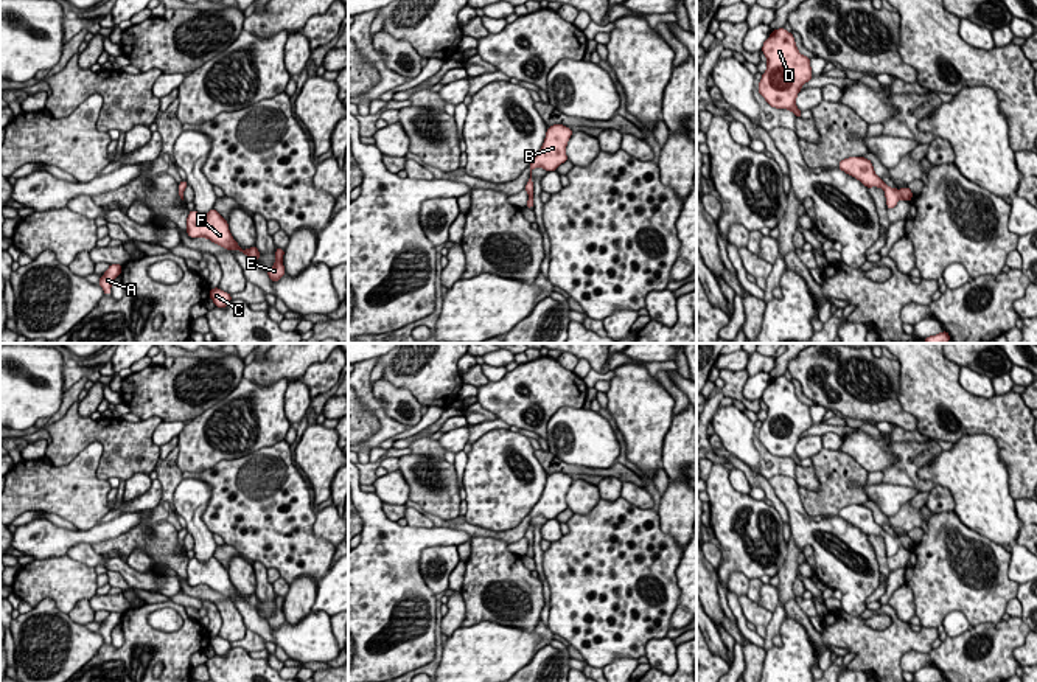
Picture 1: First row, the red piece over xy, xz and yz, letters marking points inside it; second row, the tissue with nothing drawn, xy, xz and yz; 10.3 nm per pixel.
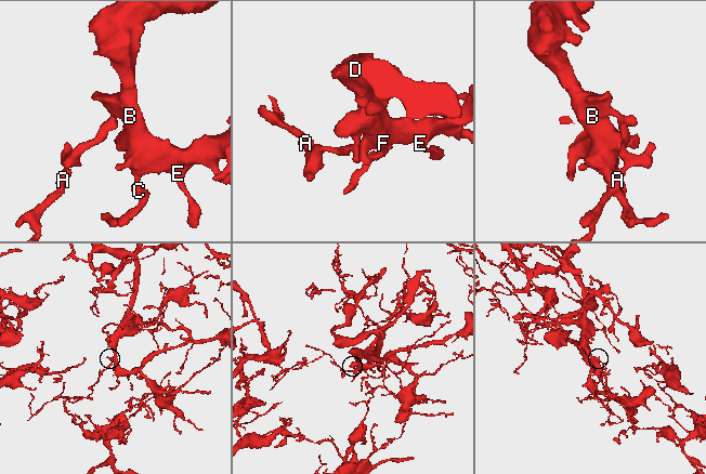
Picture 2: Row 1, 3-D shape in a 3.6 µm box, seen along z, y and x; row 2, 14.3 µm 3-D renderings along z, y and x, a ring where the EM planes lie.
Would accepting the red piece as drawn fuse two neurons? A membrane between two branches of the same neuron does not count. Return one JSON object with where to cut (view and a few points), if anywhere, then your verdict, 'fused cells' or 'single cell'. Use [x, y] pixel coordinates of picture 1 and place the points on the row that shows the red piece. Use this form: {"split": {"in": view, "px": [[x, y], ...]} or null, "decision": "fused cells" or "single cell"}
{"split": null, "decision": "single cell"}

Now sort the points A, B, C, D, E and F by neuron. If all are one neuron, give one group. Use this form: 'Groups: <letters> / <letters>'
Groups: A B C D E F

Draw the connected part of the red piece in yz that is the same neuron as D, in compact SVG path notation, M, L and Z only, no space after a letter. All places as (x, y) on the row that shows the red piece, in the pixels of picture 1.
M785 28L771 31L763 42L762 53L766 56L766 71L762 73L759 93L776 109L788 109L801 118L796 96L812 75L810 57L798 51L794 37Z

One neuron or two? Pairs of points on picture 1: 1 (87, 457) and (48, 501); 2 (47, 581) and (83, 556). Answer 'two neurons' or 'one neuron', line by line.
1: one neuron
2: two neurons

